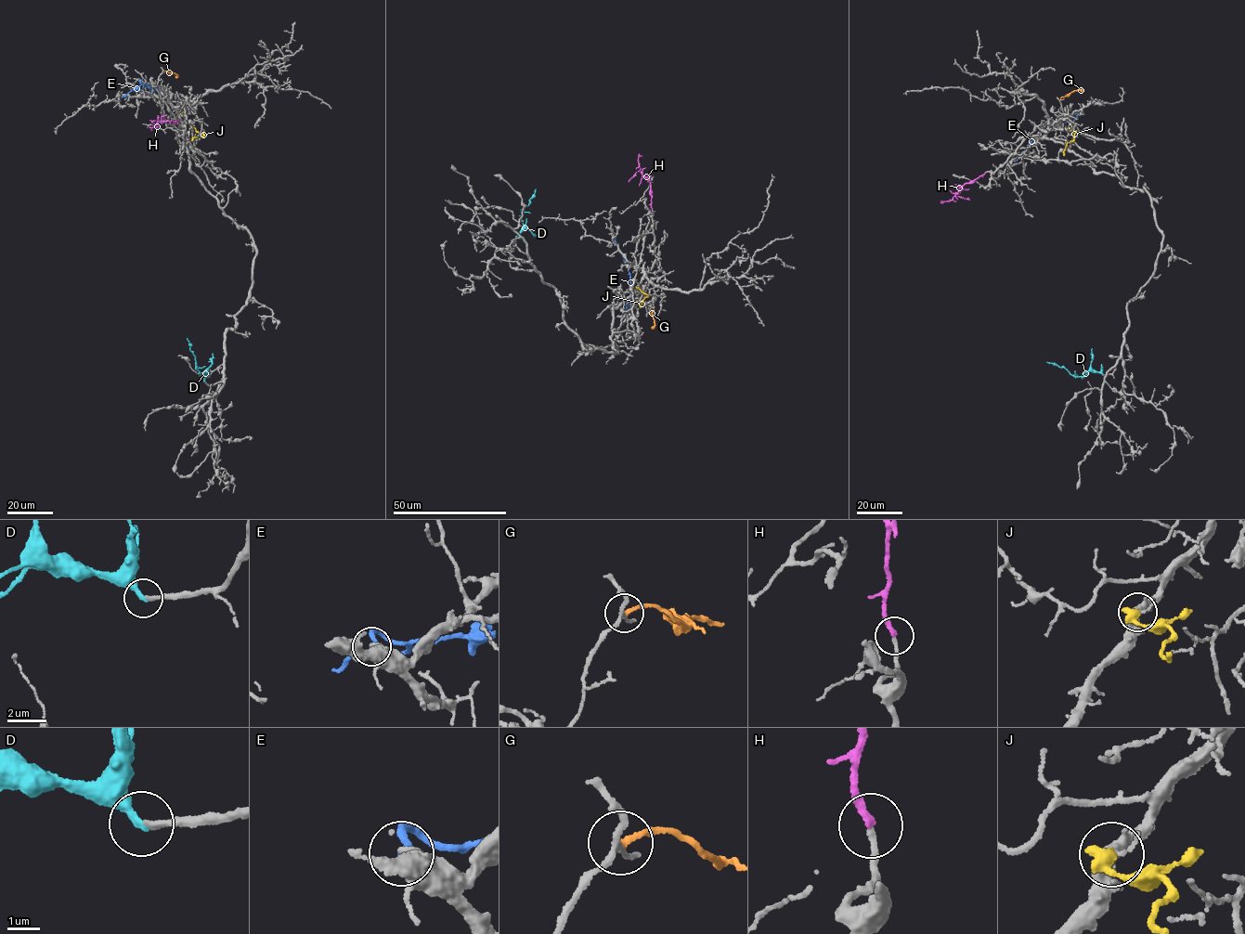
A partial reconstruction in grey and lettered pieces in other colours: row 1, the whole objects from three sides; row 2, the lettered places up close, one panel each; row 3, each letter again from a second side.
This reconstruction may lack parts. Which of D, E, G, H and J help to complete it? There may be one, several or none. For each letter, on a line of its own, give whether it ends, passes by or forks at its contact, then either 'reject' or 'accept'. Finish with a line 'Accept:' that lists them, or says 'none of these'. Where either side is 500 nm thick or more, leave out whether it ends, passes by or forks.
D: it ends | accept
E: it ends | reject
G: it ends | reject
H: it ends | accept
J: reject
Accept: D, H

